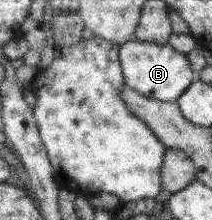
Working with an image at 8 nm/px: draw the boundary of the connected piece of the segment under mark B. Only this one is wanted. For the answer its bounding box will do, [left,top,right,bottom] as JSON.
[121,38,196,102]

